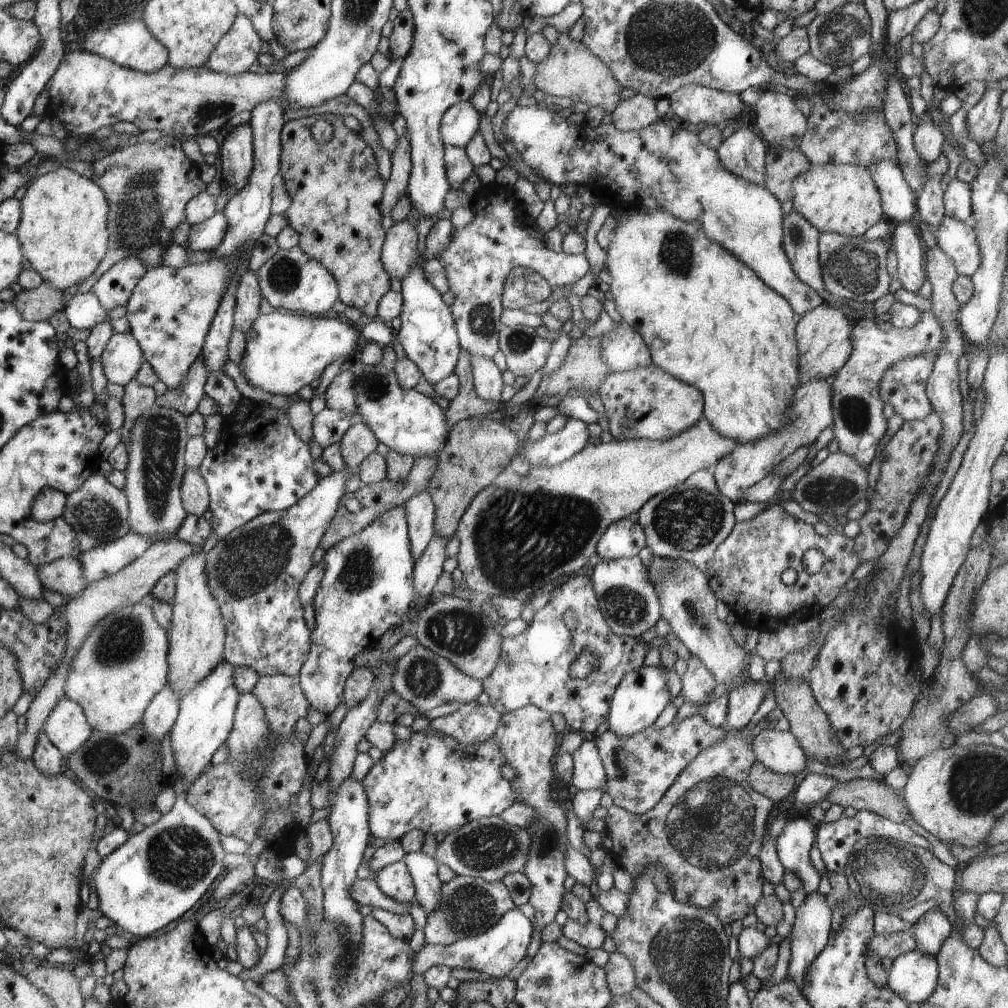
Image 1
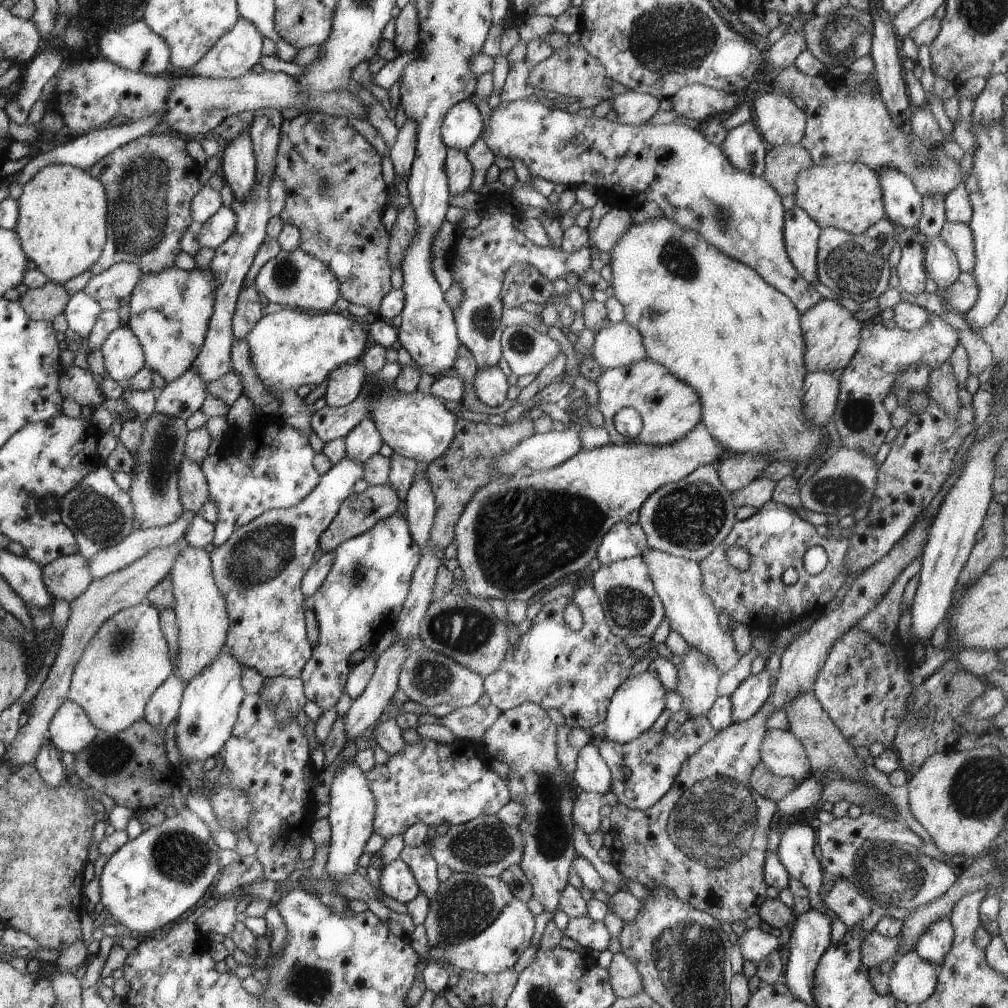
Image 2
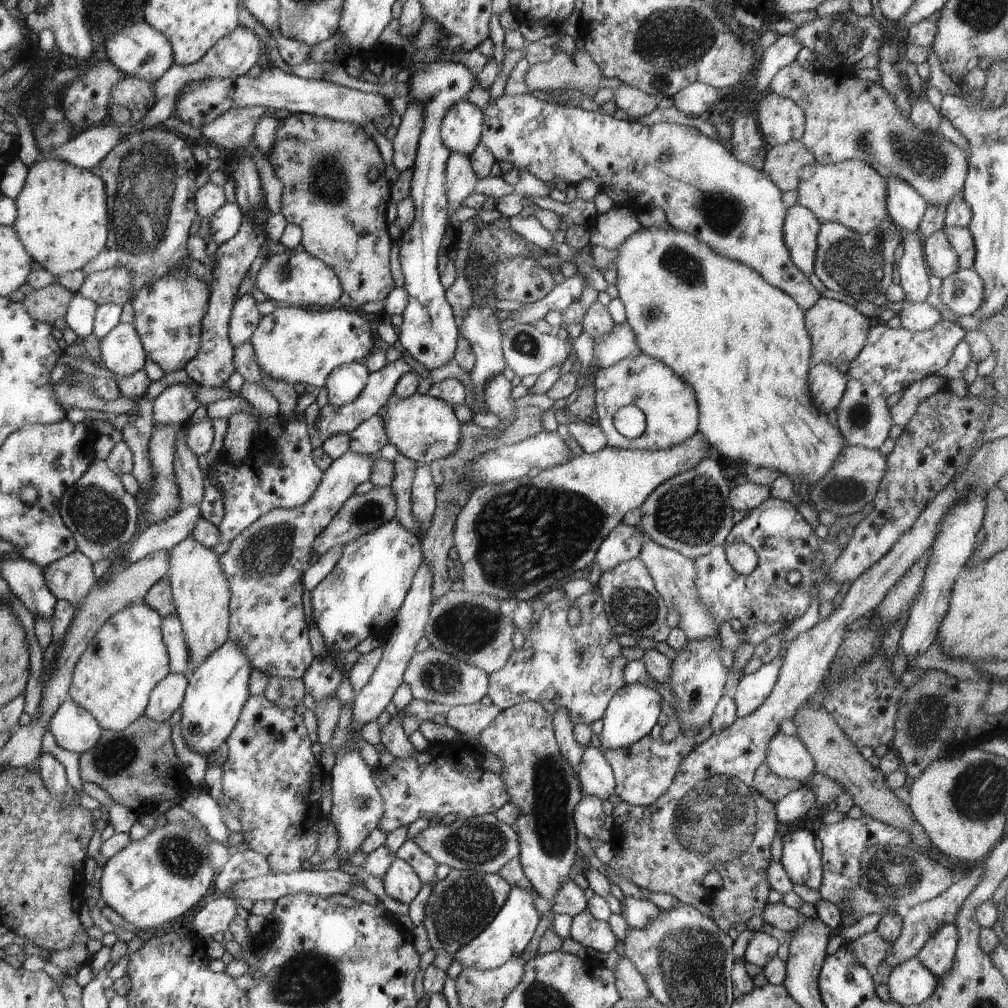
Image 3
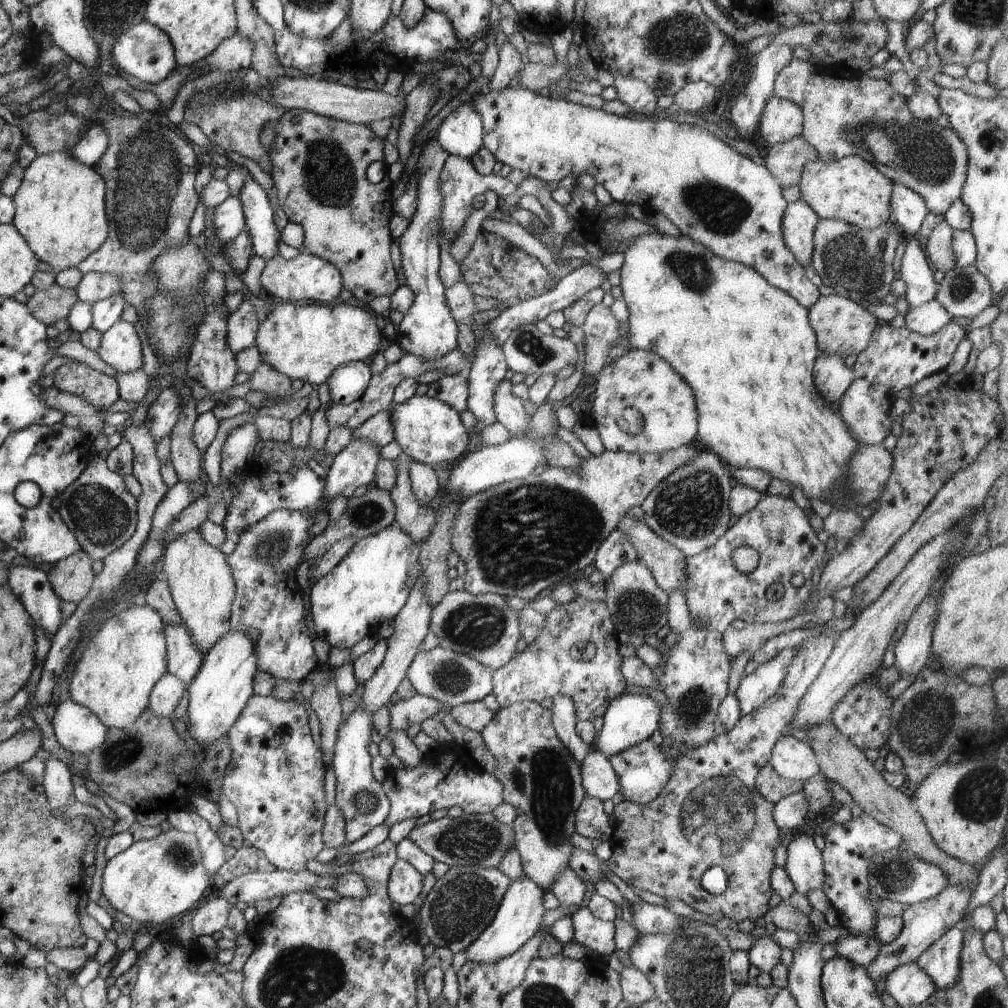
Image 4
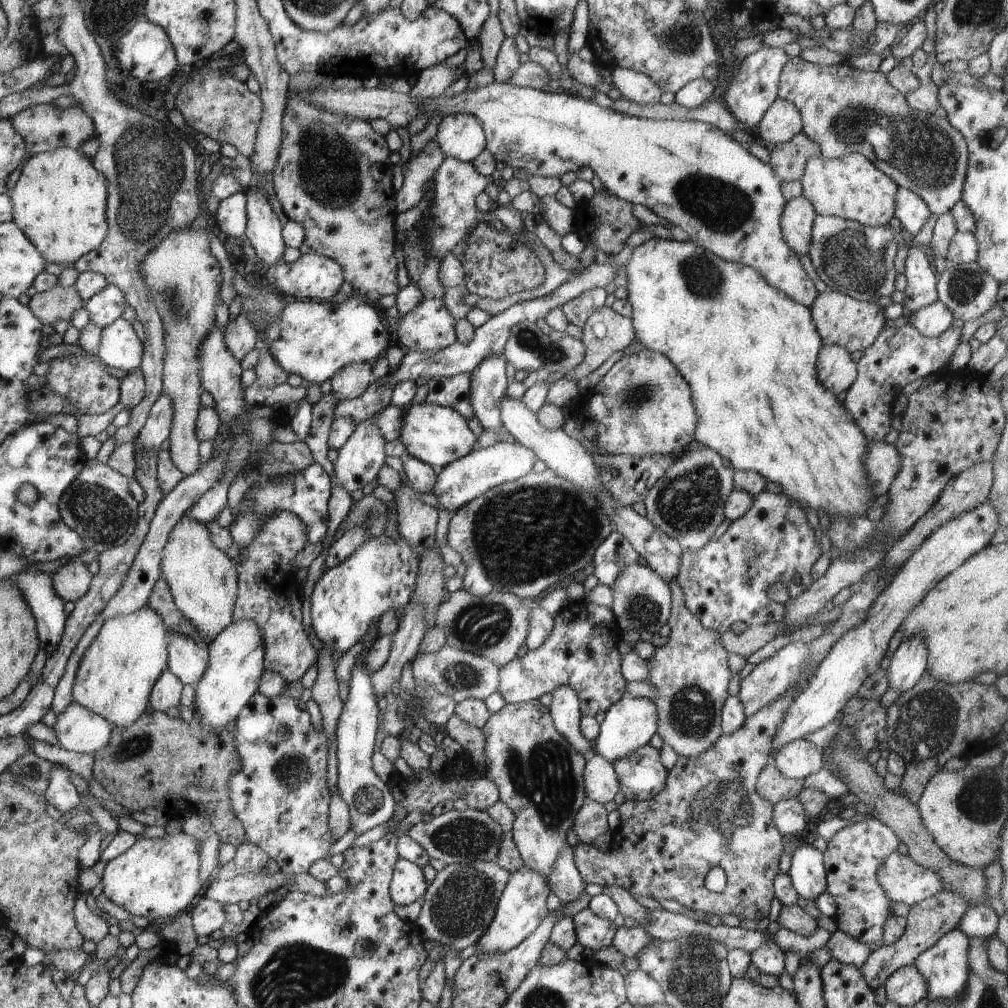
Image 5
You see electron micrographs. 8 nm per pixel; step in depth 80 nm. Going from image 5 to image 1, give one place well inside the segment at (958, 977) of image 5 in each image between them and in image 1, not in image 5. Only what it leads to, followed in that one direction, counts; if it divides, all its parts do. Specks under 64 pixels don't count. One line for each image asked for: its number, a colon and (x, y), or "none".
1: (930, 931)
2: (935, 943)
3: (937, 954)
4: (941, 960)

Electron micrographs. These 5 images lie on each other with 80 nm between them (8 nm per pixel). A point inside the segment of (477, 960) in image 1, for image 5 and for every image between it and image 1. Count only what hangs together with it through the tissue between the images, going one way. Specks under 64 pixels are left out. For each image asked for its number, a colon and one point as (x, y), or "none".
2: (499, 947)
3: (506, 936)
4: (517, 920)
5: (522, 906)

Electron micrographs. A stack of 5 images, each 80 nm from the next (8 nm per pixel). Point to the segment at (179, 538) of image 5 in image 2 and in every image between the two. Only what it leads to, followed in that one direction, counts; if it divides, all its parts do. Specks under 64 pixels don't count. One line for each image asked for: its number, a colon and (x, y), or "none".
2: (201, 612)
3: (201, 589)
4: (203, 586)

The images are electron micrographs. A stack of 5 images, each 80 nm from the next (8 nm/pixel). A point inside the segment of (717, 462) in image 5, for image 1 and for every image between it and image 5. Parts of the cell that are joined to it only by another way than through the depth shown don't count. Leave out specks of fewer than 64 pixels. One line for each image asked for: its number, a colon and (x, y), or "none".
1: (688, 522)
2: (690, 518)
3: (690, 513)
4: (689, 509)

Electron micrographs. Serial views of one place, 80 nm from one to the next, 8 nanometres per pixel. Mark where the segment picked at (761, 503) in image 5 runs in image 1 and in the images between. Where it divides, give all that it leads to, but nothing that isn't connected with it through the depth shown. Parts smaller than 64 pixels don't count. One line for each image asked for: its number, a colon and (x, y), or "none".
1: (746, 570)
2: (777, 537)
3: (783, 541)
4: (717, 593)

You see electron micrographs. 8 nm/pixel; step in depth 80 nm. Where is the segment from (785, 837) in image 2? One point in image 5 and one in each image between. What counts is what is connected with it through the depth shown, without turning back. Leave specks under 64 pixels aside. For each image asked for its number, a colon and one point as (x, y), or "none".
3: (802, 862)
4: (804, 865)
5: (807, 871)

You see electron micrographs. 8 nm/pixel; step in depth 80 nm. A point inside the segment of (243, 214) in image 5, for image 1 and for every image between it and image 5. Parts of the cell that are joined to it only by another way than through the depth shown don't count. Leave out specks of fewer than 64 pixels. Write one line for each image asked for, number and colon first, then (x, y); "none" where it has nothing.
1: (207, 236)
2: (216, 230)
3: (224, 223)
4: (229, 219)

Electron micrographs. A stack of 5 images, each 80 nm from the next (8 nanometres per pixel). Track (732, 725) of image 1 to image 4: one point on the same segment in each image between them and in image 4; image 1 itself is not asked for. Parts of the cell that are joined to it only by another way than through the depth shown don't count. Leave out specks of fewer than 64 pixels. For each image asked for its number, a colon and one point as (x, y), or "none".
2: (747, 699)
3: (752, 690)
4: (753, 690)

